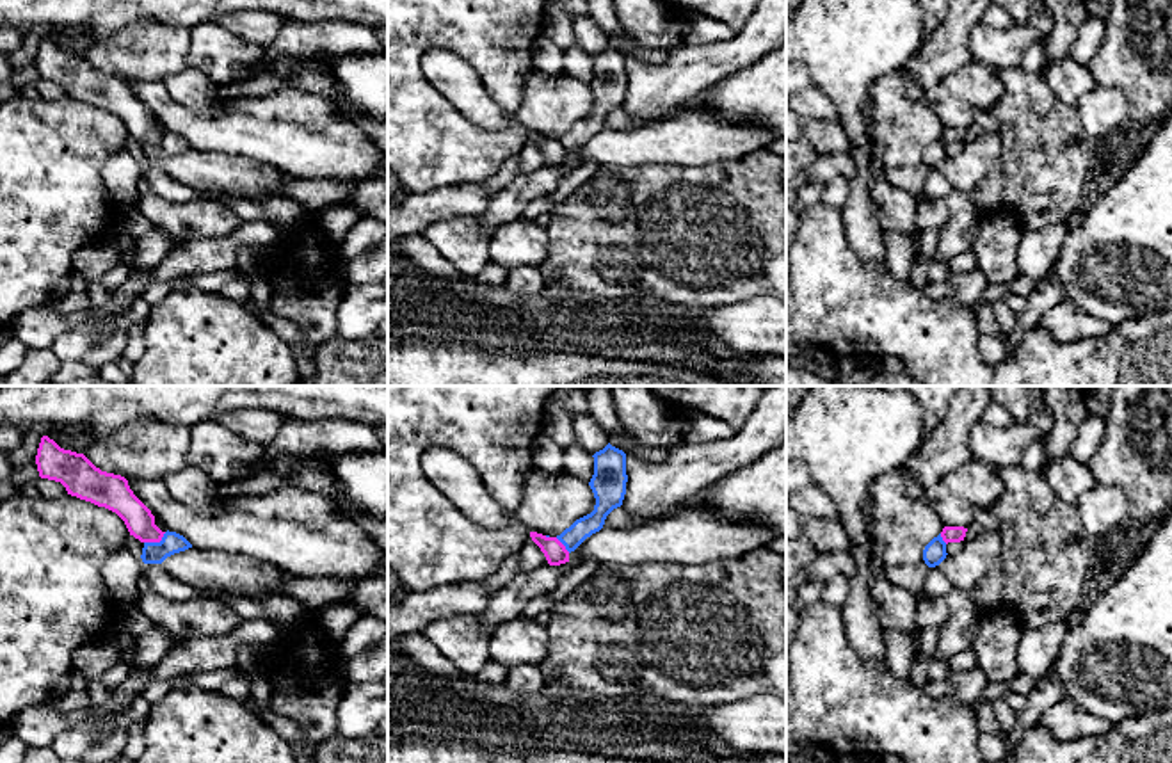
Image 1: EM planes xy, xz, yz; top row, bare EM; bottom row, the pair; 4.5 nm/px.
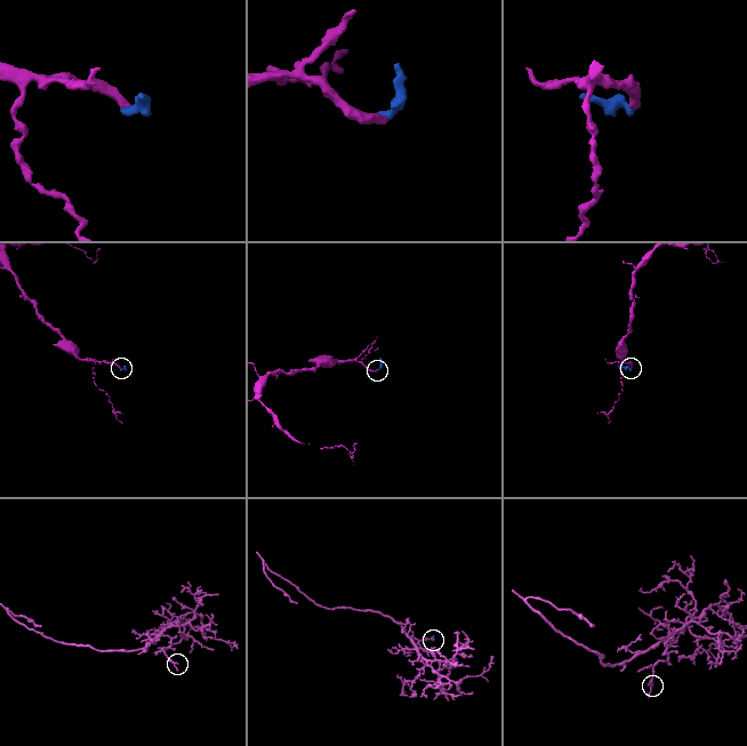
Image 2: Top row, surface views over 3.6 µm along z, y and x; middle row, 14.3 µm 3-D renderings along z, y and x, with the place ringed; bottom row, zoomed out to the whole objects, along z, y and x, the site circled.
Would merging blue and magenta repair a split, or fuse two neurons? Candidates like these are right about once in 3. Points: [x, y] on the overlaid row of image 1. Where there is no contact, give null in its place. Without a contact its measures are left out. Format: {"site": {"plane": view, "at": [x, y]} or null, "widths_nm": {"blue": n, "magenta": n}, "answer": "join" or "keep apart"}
{"site": {"plane": "xy", "at": [155, 543]}, "widths_nm": {"blue": 100, "magenta": 130}, "answer": "keep apart"}

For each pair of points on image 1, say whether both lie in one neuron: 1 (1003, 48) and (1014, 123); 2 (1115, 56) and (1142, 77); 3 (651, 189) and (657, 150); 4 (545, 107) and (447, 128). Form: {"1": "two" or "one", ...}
{"1": "two", "2": "one", "3": "two", "4": "two"}

